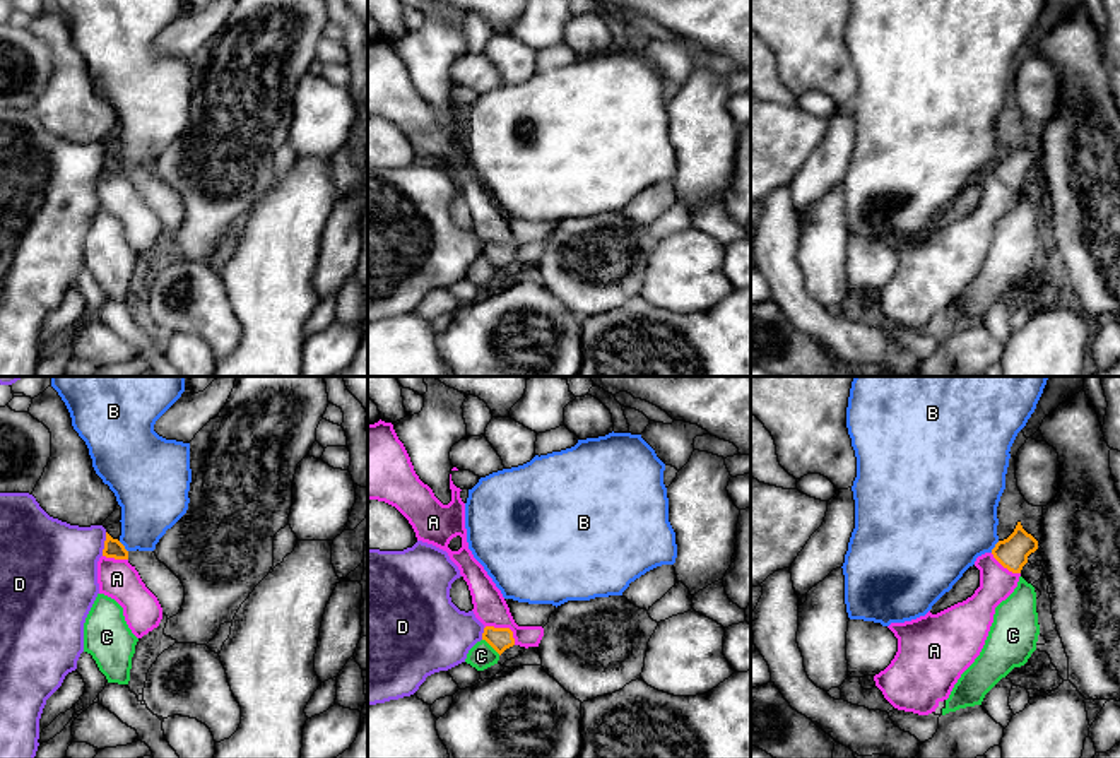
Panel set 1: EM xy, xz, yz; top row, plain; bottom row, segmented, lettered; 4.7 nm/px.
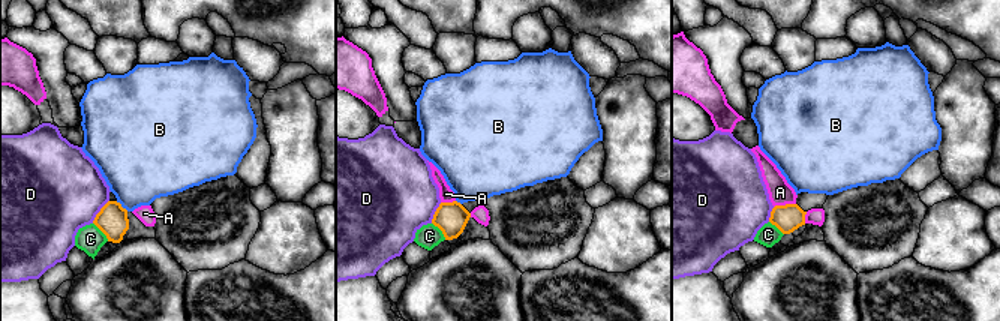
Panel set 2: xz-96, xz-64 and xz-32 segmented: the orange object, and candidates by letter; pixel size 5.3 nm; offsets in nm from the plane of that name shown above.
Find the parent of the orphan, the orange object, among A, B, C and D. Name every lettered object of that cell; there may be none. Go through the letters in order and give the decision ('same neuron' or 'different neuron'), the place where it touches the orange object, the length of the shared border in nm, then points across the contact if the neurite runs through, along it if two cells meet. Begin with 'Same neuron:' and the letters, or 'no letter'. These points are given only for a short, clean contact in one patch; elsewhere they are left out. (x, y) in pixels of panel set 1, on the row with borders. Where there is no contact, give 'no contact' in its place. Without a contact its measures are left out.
Same neuron: no letter
A: different neuron | xz (505, 628) | 170 nm | along xz (484, 627), (506, 627), (515, 644)
B: different neuron | yz (996, 546) | 70 nm | along yz (999, 541), (990, 551)
C: different neuron | xz (491, 645) | 120 nm
D: different neuron | xy (105, 544) | 110 nm | along xy (106, 532), (101, 555)

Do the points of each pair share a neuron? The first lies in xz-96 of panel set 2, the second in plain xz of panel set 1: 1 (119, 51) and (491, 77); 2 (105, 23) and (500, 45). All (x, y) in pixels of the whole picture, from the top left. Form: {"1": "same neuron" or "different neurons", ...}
{"1": "different neurons", "2": "different neurons"}

